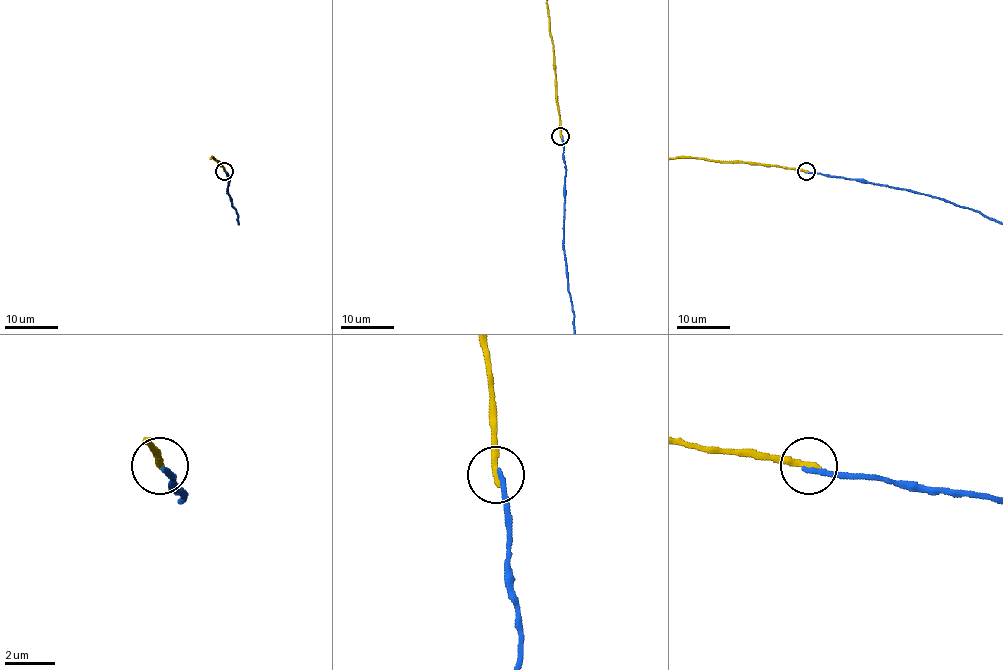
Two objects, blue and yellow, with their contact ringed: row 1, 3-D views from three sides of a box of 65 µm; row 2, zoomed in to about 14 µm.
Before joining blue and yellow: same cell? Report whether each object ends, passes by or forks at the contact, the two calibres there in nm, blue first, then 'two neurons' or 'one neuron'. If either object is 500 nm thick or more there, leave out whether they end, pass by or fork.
blue ends | yellow ends | 200/300 nm | two neurons

